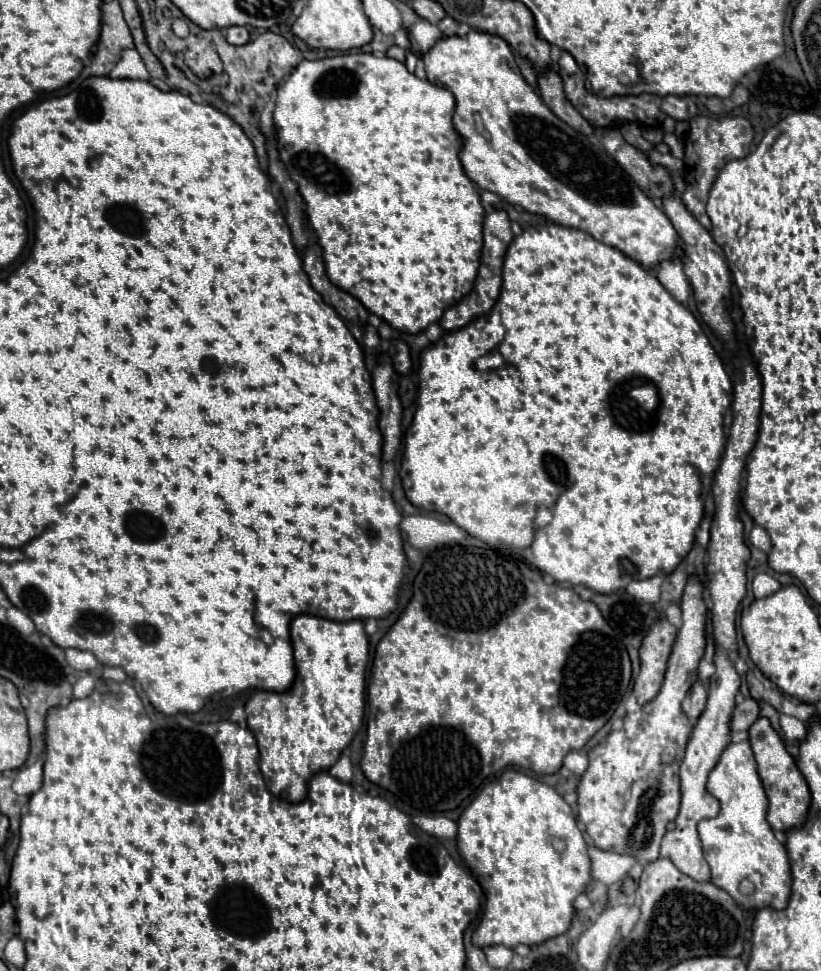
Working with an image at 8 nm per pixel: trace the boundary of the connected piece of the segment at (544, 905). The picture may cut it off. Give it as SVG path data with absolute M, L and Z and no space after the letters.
M506 771L485 784L458 821L458 851L486 895L486 911L472 935L476 947L538 945L568 931L574 917L574 899L592 883L588 847L576 825L570 805L550 785L518 771Z

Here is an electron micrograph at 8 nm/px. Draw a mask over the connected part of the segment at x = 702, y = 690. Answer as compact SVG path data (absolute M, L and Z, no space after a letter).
M696 679L696 683L690 687L688 695L682 701L682 709L692 721L696 721L698 715L704 711L704 707L706 707L706 687L700 679Z

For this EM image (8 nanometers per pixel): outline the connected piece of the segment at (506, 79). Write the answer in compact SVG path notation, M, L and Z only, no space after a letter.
M470 31L466 39L456 35L444 37L428 53L424 53L422 61L426 65L428 81L438 87L446 87L456 97L454 125L464 141L460 161L466 175L480 189L492 191L508 203L520 205L528 213L542 215L558 225L582 229L594 235L594 239L622 251L636 263L642 263L648 271L654 271L662 261L680 257L680 239L670 219L644 191L628 181L628 175L624 175L620 165L606 155L606 151L594 147L586 135L574 131L542 103L522 77L512 49L504 39L480 31Z

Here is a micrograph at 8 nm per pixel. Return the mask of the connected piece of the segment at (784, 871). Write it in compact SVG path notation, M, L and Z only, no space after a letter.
M748 741L730 743L718 765L708 775L708 793L718 799L720 813L698 823L704 859L712 869L712 883L732 895L744 909L784 909L790 897L790 861L786 847L774 837L766 821L768 799L758 777L756 761Z

